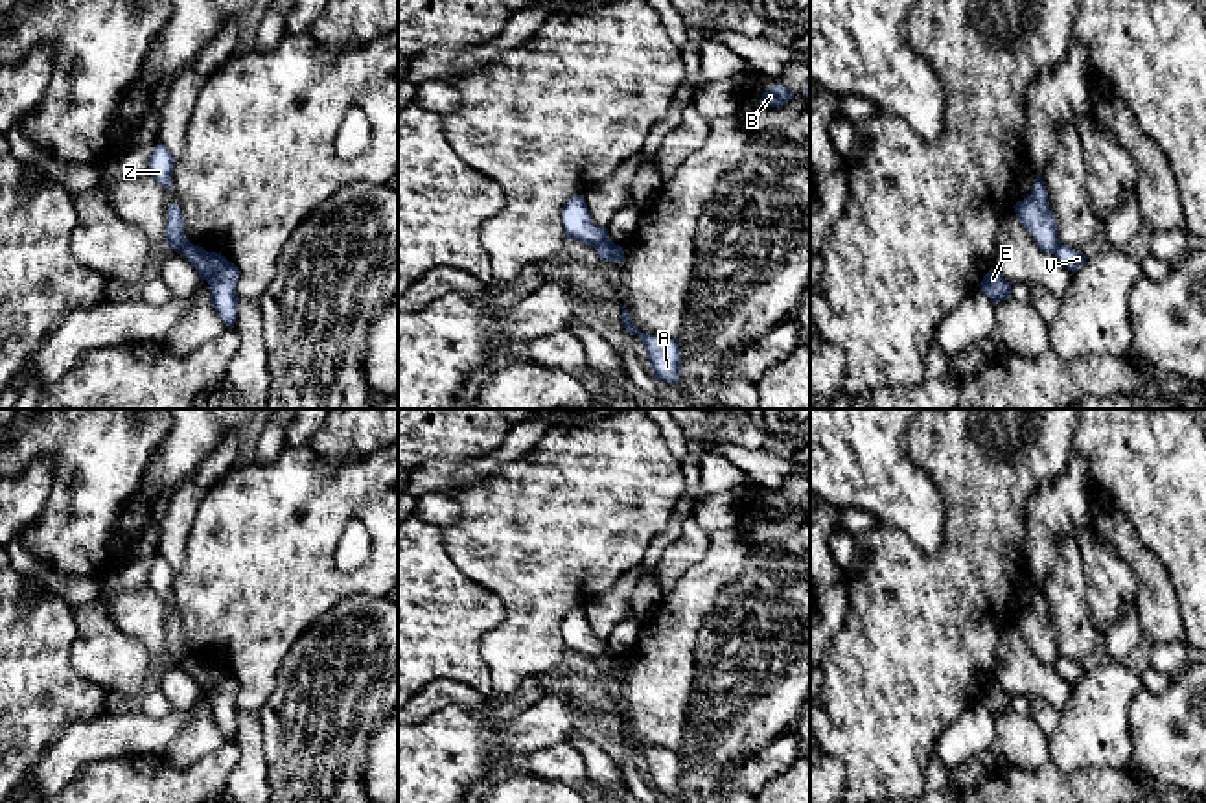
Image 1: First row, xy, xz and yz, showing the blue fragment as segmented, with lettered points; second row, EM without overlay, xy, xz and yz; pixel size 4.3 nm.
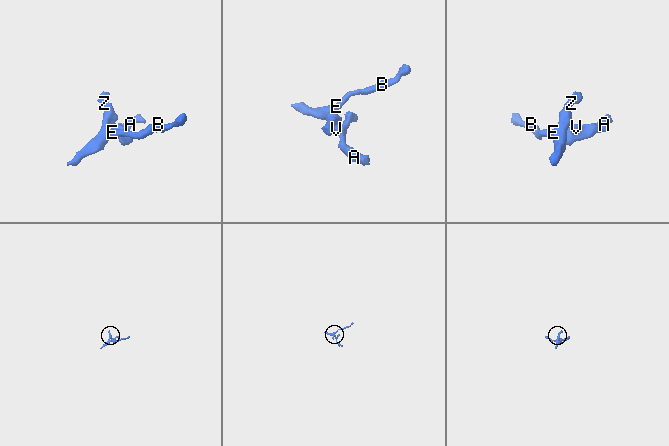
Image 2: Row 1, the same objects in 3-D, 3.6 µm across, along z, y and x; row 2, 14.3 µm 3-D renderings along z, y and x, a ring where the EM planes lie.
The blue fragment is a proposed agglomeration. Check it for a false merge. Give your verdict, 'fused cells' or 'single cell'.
fused cells

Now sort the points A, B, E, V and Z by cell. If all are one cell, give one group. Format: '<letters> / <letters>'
A V / B E Z

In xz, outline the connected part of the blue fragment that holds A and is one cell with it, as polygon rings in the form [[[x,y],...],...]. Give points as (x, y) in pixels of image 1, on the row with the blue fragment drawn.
[[[620,304],[620,309],[622,309],[622,326],[646,344],[648,363],[652,365],[655,378],[659,381],[678,383],[681,376],[681,370],[679,370],[681,348],[678,341],[663,335],[641,333],[633,326],[622,304]]]

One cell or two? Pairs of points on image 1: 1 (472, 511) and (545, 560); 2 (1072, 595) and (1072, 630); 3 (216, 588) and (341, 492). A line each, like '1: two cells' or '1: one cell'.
1: one cell
2: one cell
3: one cell

